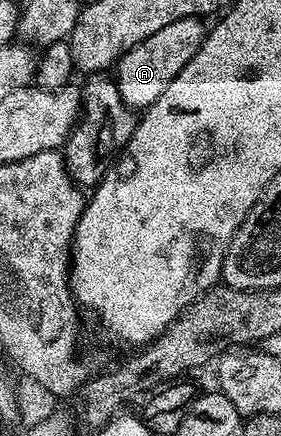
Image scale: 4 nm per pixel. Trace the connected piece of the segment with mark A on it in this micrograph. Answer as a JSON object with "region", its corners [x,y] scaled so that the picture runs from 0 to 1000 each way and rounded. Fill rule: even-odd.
{"region":[[[669,37],[637,41],[637,50],[609,50],[609,60],[580,60],[580,69],[552,69],[537,87],[495,96],[459,119],[431,126],[431,135],[409,149],[409,190],[431,229],[459,248],[512,252],[541,243],[552,225],[594,206],[594,197],[694,133],[708,106],[730,92],[733,57],[705,39]]]}

